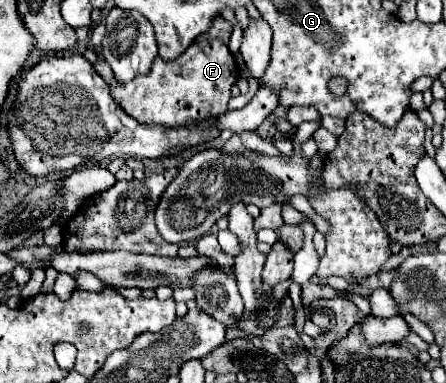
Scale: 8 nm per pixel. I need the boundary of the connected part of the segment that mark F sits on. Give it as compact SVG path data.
M216 17L206 33L202 33L176 61L164 61L160 55L154 59L150 71L146 75L138 75L132 81L114 81L110 85L110 95L118 103L118 107L136 119L142 125L162 125L168 129L186 127L186 139L174 147L168 157L178 157L188 149L210 143L218 137L218 129L202 129L210 117L220 117L228 111L230 87L238 81L240 71L228 49L232 33L232 23L224 17Z

